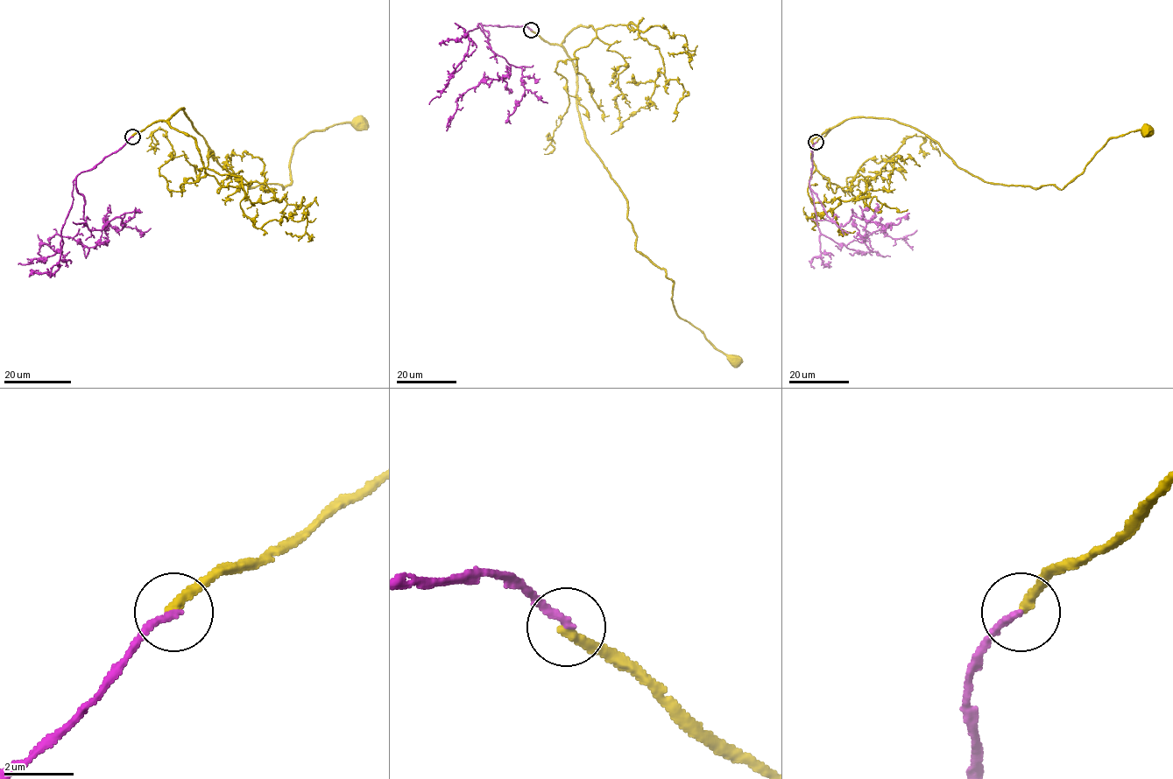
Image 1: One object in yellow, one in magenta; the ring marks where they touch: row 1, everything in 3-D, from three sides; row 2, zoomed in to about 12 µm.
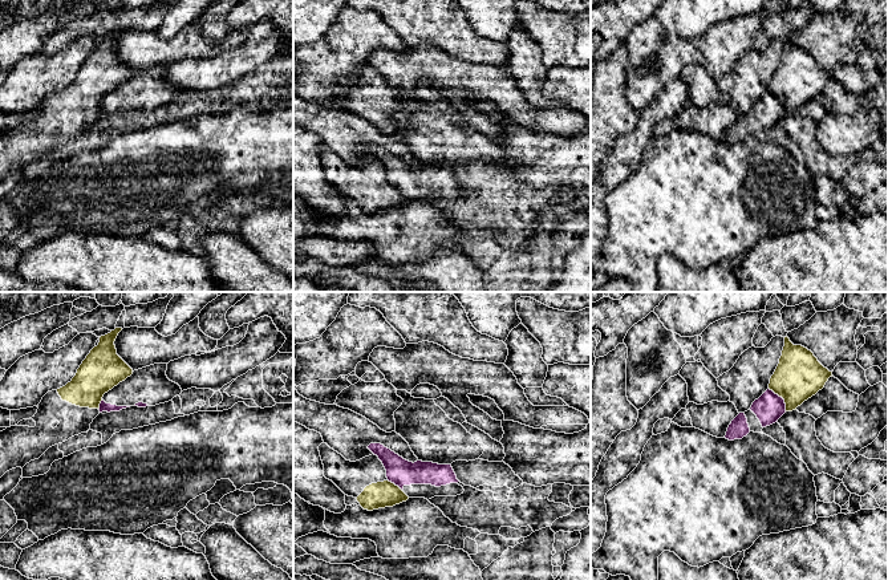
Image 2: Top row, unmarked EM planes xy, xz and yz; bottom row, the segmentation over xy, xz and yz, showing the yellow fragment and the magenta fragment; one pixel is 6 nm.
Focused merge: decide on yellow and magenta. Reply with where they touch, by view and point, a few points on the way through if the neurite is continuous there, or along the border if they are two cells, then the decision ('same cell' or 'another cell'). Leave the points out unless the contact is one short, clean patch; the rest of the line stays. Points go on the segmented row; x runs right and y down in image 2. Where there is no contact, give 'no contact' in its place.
yz (782, 397) | along yz (769, 388), (783, 400), (786, 410) | another cell

